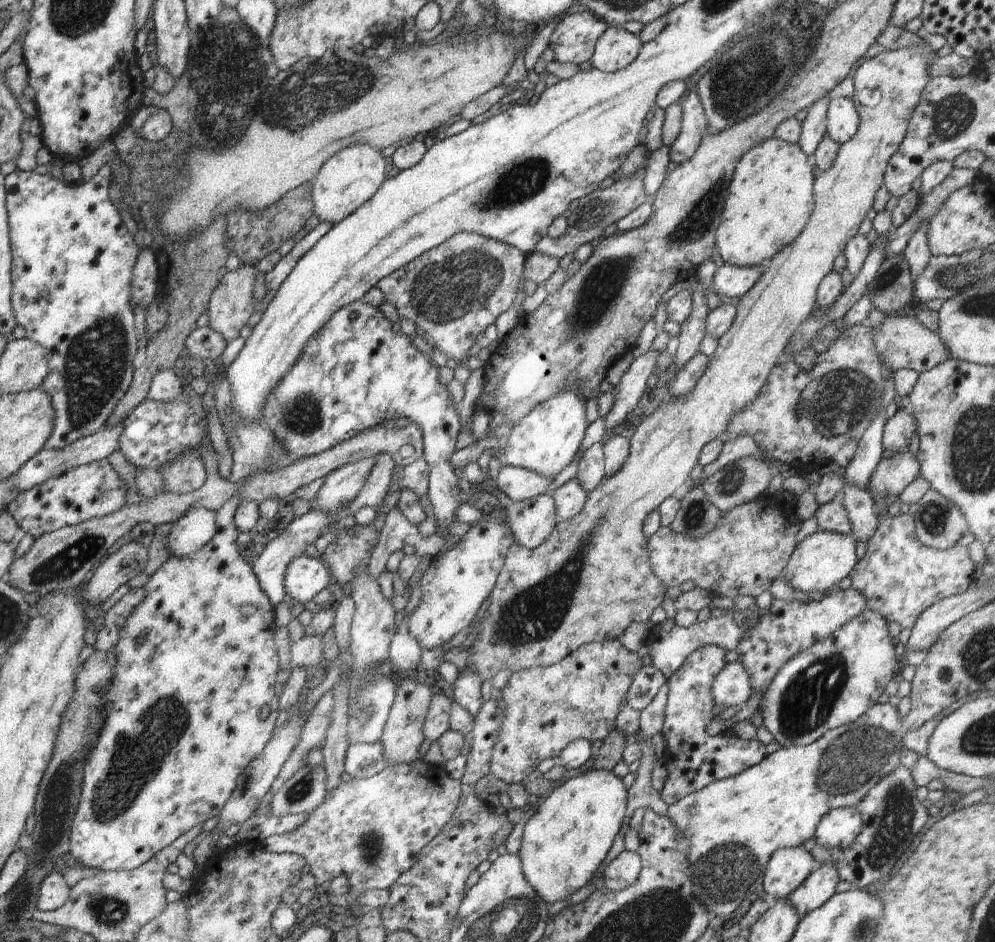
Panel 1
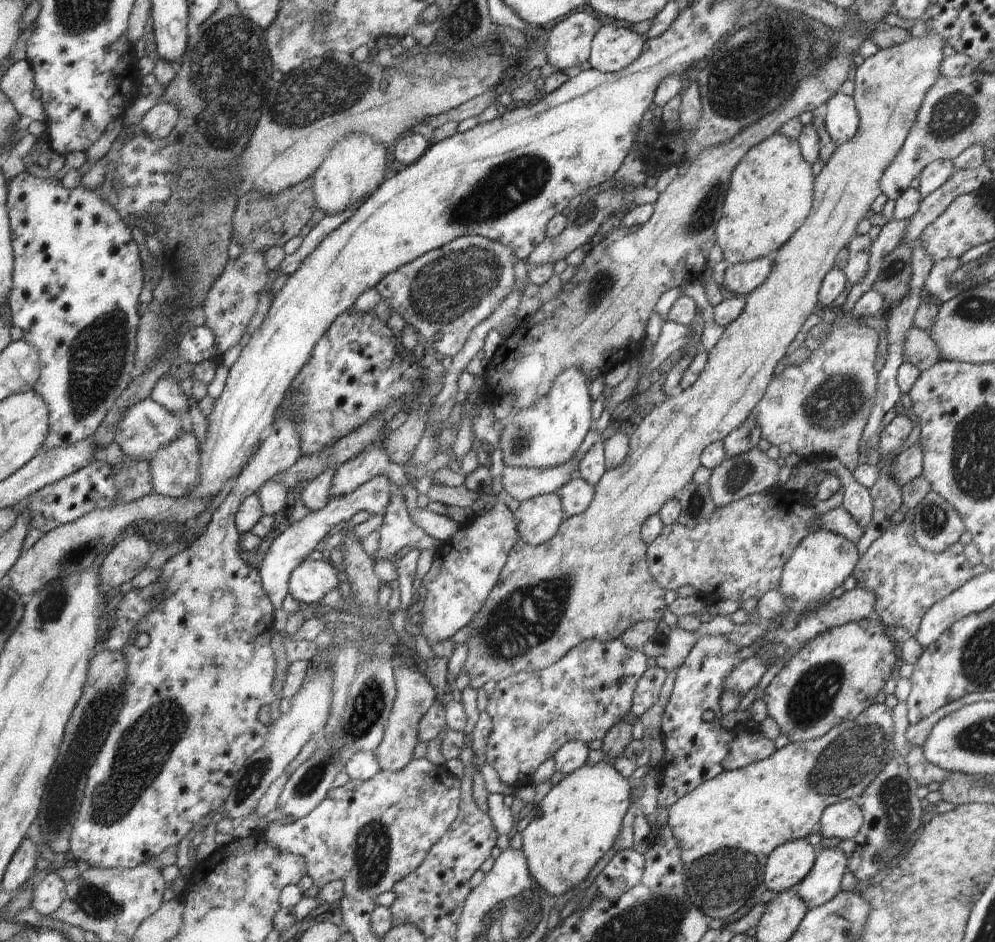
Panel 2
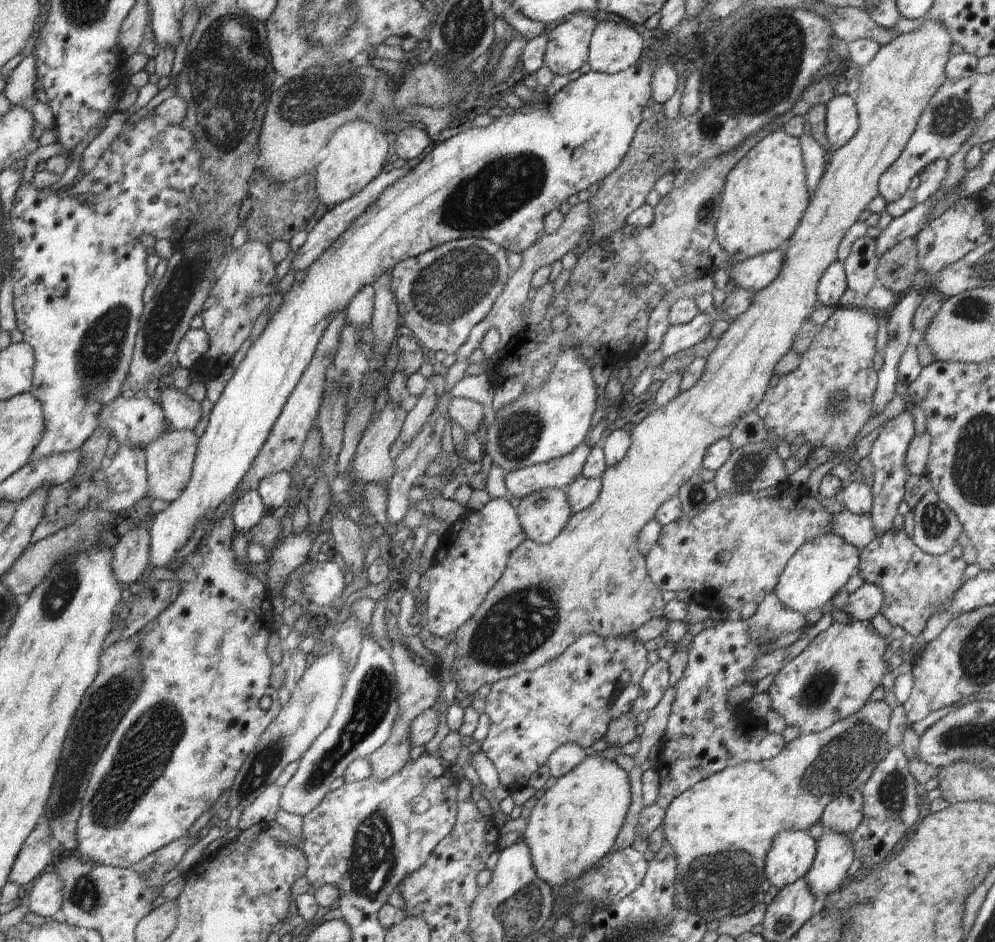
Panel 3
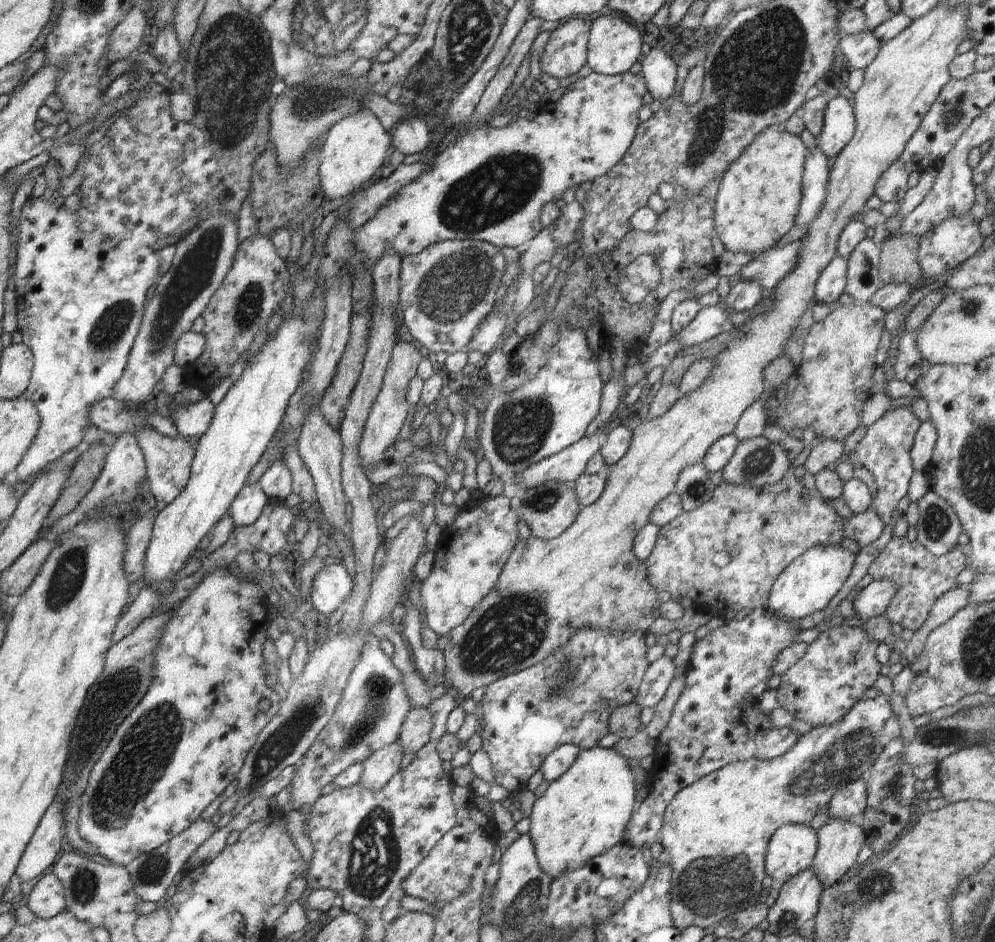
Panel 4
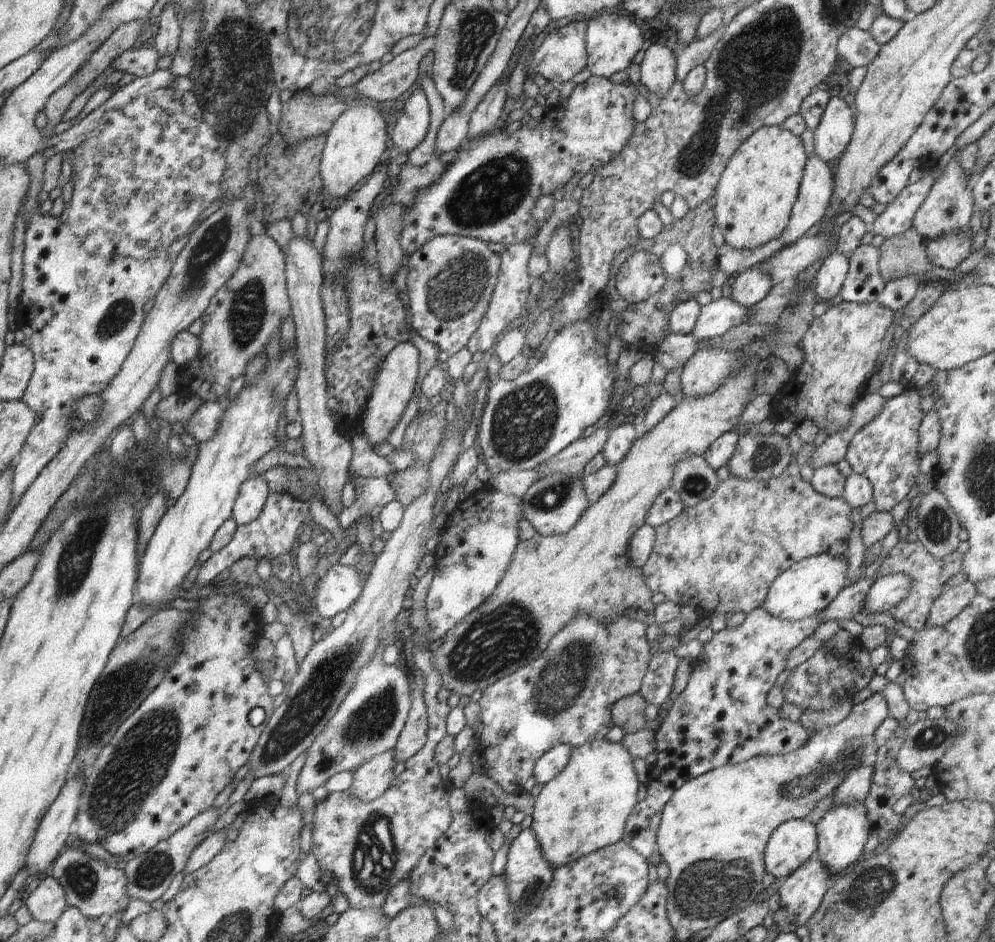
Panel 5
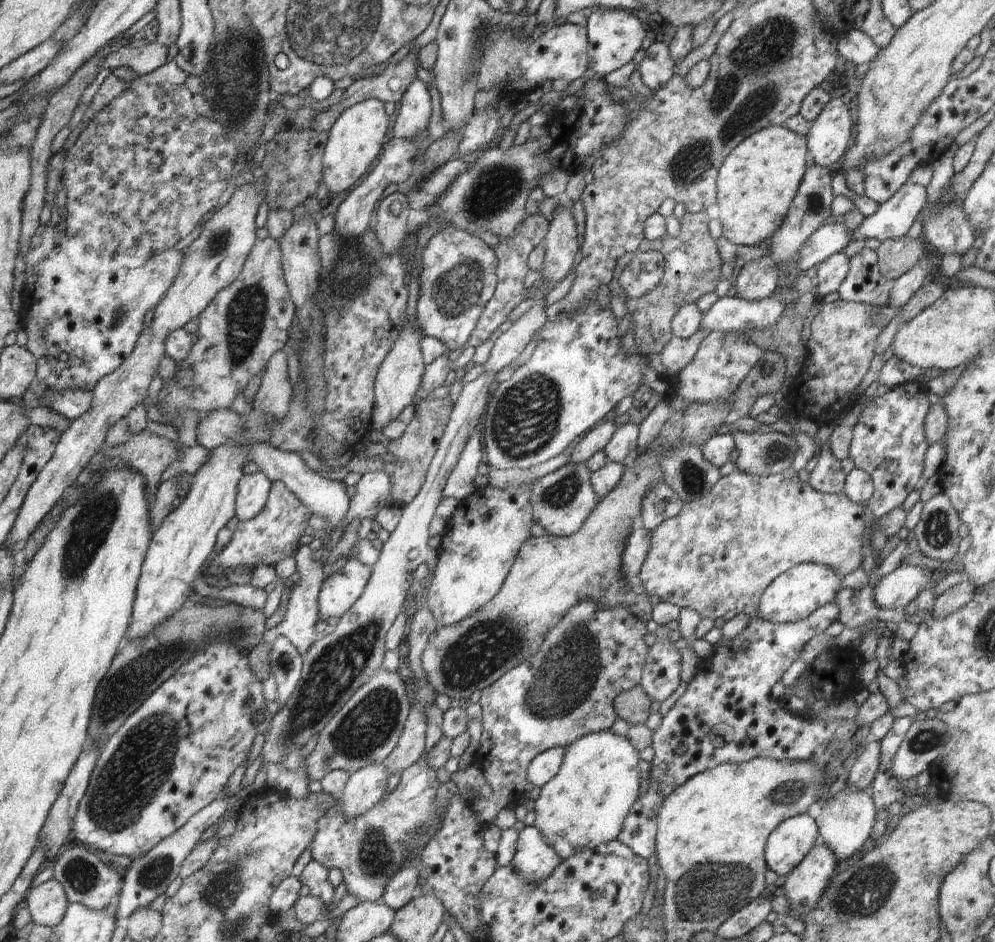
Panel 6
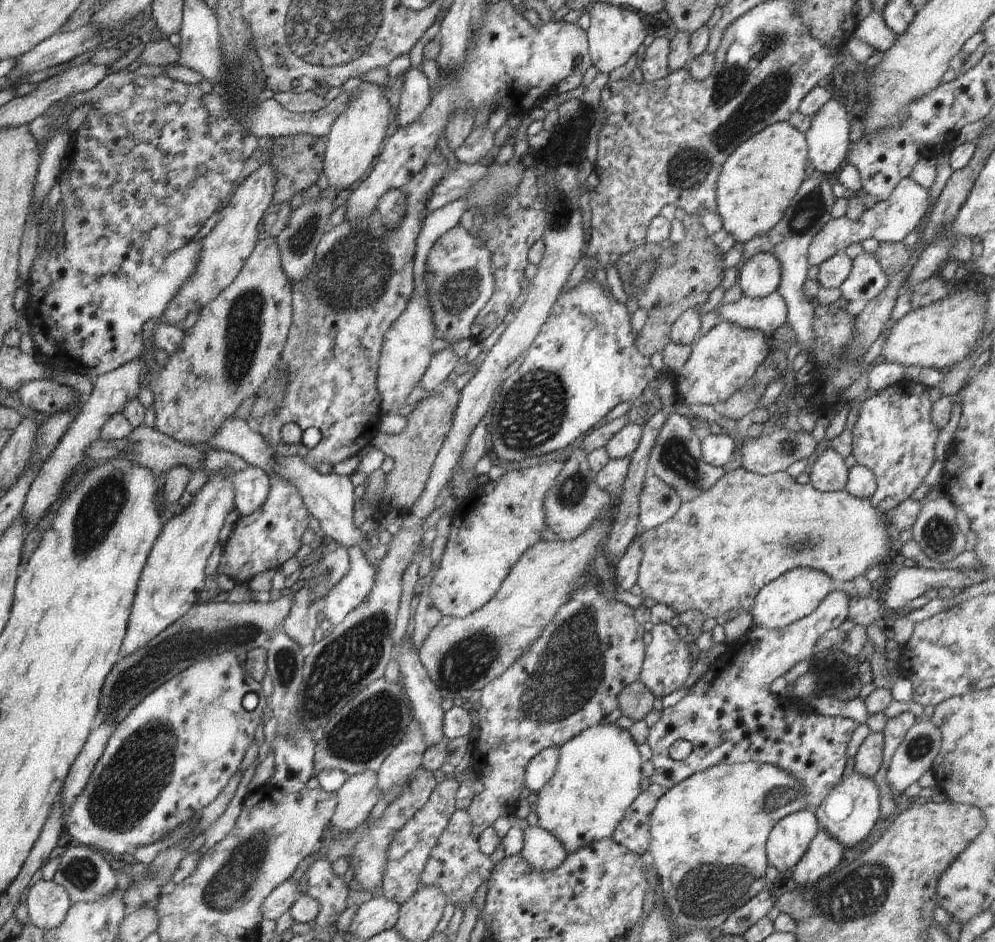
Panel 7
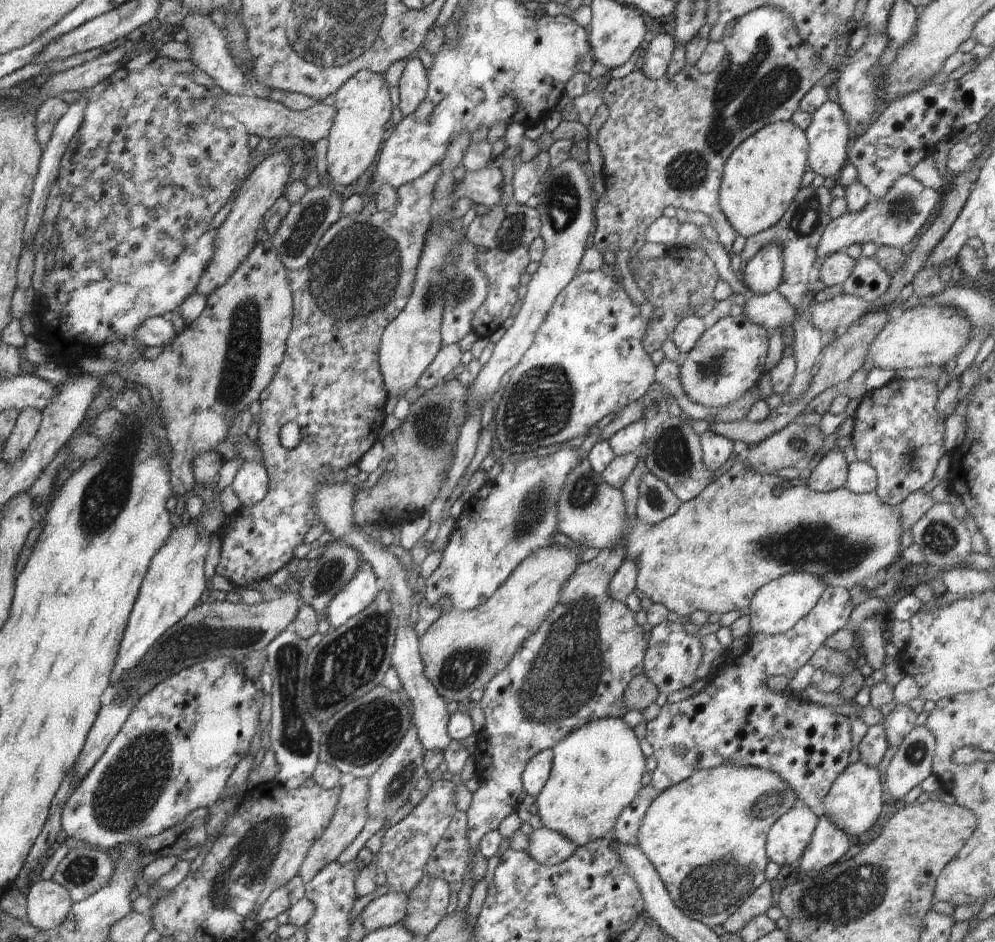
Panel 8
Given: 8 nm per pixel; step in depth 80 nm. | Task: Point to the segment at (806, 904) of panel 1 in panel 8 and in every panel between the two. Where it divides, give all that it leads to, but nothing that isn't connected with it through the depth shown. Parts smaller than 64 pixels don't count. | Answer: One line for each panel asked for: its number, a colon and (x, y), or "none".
2: (822, 883)
3: (835, 854)
4: (839, 841)
5: (842, 832)
6: (845, 821)
7: (850, 811)
8: (854, 802)

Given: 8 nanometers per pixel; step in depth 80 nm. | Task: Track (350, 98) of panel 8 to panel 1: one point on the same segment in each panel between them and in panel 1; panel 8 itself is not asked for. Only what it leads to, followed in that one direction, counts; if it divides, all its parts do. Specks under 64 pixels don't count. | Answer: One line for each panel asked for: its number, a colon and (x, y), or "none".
1: (347, 180)
2: (355, 168)
3: (357, 152)
4: (353, 155)
5: (354, 146)
6: (355, 140)
7: (357, 136)

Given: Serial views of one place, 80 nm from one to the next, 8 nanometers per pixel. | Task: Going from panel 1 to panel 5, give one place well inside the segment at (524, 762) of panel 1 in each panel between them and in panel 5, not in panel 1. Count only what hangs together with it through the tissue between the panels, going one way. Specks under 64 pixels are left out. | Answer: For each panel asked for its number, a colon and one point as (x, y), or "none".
2: (579, 698)
3: (572, 699)
4: (568, 697)
5: (564, 697)

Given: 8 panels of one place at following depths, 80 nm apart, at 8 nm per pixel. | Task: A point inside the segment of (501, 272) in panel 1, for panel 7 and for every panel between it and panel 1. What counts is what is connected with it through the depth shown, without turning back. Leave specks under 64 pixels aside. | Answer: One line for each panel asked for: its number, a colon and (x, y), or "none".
2: (444, 294)
3: (441, 295)
4: (446, 291)
5: (450, 283)
6: (457, 276)
7: (459, 280)

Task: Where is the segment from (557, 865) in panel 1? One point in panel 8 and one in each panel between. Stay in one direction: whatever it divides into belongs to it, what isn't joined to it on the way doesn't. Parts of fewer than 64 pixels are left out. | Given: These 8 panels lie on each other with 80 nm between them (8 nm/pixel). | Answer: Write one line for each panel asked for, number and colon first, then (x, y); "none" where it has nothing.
2: (579, 819)
3: (576, 822)
4: (585, 812)
5: (586, 807)
6: (585, 805)
7: (597, 778)
8: (596, 772)

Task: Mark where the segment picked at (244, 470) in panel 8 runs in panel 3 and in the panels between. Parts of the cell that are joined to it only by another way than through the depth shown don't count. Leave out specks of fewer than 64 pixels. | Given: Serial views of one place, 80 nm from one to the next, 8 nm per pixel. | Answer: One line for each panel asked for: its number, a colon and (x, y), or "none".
3: (247, 511)
4: (248, 506)
5: (253, 493)
6: (253, 489)
7: (251, 486)

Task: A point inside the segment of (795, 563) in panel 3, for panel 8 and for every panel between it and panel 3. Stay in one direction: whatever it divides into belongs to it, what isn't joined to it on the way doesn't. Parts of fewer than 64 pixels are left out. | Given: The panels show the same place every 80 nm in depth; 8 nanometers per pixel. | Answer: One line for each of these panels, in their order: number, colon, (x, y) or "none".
4: (807, 586)
5: (805, 589)
6: (797, 593)
7: (795, 594)
8: (777, 606)

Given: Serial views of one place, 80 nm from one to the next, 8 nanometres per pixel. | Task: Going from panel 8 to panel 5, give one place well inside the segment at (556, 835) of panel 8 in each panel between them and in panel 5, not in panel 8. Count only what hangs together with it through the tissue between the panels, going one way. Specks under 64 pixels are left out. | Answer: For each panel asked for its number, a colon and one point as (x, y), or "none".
5: (527, 874)
6: (535, 860)
7: (542, 852)

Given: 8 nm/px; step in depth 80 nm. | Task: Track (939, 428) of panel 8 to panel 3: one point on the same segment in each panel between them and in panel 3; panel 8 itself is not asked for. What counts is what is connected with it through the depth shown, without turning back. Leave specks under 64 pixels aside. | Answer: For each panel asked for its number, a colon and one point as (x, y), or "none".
3: (888, 453)
4: (884, 451)
5: (884, 451)
6: (888, 443)
7: (894, 437)

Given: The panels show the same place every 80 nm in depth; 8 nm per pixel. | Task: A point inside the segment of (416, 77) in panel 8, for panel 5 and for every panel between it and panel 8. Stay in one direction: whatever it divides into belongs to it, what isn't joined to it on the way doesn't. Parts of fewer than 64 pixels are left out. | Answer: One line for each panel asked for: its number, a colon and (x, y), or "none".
5: (412, 125)
6: (414, 111)
7: (415, 97)

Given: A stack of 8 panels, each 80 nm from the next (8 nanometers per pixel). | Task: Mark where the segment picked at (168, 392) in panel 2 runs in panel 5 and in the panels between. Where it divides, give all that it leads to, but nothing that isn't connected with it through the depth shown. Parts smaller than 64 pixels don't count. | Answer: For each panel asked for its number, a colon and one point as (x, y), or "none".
3: (181, 412)
4: (191, 419)
5: (202, 425)

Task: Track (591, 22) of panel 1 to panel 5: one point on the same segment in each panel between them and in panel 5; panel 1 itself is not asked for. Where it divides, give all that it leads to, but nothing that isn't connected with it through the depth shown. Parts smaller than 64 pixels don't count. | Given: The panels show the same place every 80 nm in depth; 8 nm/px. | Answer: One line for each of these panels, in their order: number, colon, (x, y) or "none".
2: (569, 44)
3: (567, 51)
4: (565, 54)
5: (559, 56)

